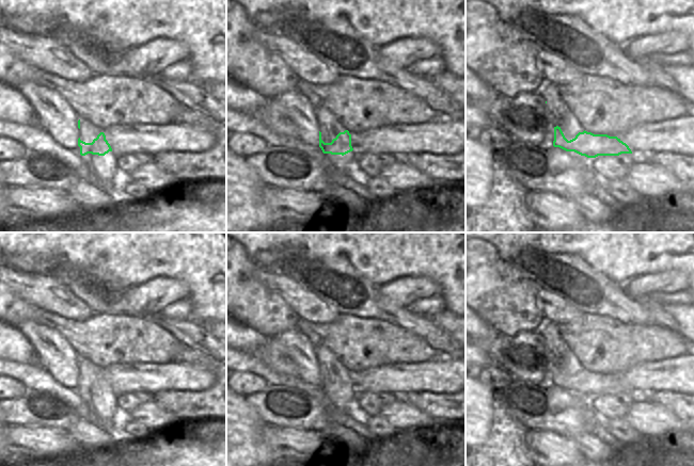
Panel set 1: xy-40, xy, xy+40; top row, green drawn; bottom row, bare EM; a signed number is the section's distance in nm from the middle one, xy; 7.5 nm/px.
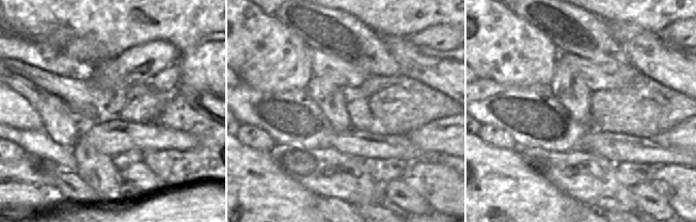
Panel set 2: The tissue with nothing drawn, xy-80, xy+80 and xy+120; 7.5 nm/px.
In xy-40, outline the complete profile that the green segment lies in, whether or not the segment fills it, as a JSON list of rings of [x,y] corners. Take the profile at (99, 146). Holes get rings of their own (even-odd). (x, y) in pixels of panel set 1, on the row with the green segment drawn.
[[[21,83],[17,90],[33,108],[37,124],[62,147],[76,151],[79,146],[81,156],[105,156],[112,151],[104,132],[92,143],[80,140],[80,119],[58,92],[37,83]]]

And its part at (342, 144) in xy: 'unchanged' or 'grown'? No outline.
grown

